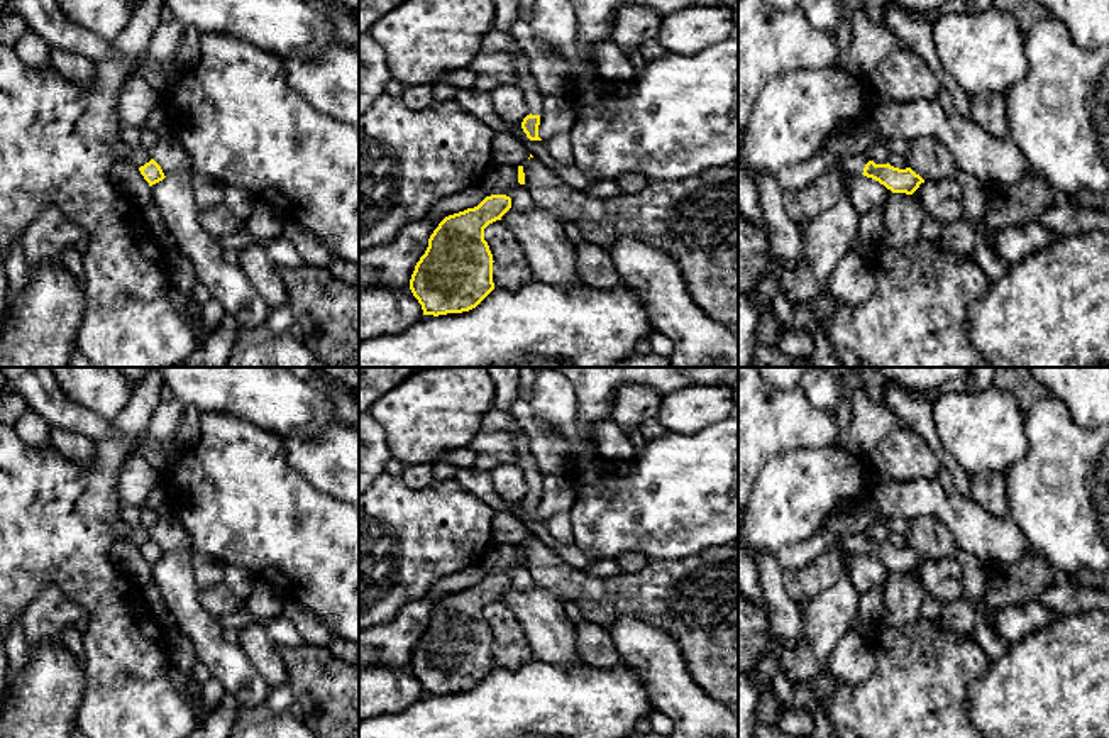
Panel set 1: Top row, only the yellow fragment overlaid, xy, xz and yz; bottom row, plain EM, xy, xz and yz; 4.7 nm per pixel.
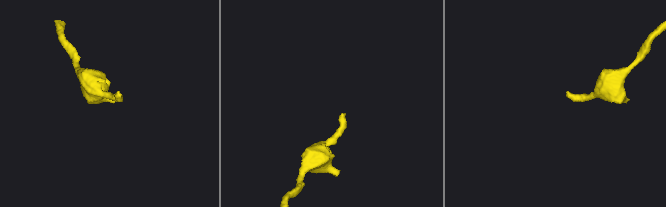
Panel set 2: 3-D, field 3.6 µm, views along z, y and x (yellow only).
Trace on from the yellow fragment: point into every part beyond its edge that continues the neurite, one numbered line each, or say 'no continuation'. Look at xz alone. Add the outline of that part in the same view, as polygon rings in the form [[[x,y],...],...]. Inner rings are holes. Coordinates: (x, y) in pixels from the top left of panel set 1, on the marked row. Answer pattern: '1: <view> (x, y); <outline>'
1: xz (525, 82); [[[518,47],[511,52],[516,66],[516,86],[523,91],[528,115],[542,115],[542,95],[538,93],[537,83],[530,71],[530,58]]]

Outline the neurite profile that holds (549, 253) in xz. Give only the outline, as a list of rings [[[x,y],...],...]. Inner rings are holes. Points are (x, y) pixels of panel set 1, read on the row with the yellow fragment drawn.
[[[511,207],[501,222],[523,247],[533,278],[562,288],[582,284],[576,267],[576,244],[566,235],[566,223],[555,215],[540,207],[532,212]]]

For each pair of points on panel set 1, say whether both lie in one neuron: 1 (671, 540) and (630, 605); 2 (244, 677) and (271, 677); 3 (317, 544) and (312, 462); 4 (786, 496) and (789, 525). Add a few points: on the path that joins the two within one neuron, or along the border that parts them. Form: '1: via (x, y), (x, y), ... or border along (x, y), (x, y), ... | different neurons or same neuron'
1: border along (698, 552), (683, 559), (651, 561) | different neurons
2: border along (237, 645), (271, 688) | different neurons
3: border along (285, 457), (319, 490), (341, 501) | different neurons
4: via (789, 503), (789, 518) | same neuron

